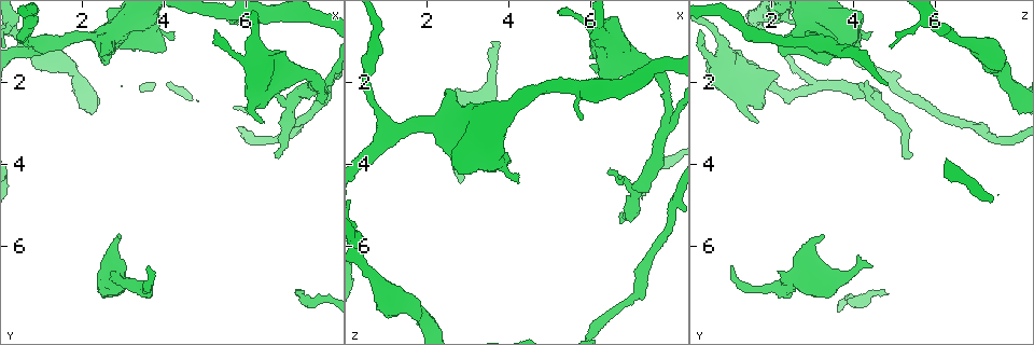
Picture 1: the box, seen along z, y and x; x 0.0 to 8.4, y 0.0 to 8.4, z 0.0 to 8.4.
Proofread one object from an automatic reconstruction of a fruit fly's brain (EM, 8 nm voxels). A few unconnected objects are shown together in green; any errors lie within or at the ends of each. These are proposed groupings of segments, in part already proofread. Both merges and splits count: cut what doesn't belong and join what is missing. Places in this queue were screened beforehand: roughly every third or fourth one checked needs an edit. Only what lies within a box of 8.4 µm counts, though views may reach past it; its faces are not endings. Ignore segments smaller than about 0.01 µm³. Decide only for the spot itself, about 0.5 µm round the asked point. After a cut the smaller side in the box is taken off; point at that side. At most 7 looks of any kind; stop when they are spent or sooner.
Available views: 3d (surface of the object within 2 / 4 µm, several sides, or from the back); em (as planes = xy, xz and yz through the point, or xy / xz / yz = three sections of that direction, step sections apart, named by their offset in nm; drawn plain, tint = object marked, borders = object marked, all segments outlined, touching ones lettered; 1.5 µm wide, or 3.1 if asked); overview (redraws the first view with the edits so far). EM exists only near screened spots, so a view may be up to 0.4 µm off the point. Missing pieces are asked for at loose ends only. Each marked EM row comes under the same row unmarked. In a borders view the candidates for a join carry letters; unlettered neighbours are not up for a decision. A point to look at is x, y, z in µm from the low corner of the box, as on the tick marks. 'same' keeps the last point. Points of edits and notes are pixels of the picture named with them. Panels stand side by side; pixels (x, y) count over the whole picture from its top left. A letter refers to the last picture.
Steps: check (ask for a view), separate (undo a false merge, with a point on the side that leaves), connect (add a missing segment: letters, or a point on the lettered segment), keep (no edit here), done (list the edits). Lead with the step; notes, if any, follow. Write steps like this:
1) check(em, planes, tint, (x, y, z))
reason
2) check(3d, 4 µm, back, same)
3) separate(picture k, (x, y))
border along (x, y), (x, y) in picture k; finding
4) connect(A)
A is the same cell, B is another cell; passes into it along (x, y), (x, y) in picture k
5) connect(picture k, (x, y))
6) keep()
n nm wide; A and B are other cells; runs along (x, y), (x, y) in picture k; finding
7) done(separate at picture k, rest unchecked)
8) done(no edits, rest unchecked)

check(em, yz, step 4, borders, (6.75, 3.75, 5.50))
an open end

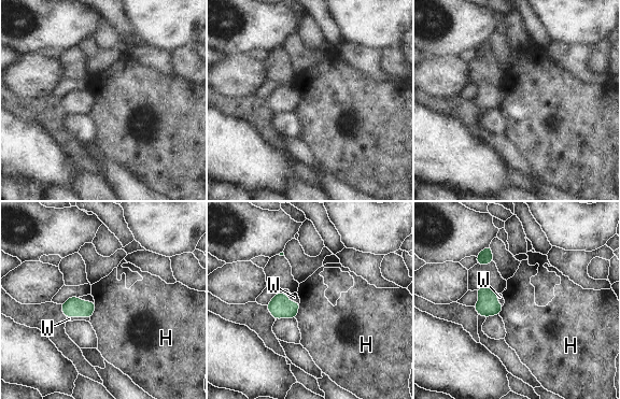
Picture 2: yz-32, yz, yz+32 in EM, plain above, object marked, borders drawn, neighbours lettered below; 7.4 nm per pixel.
check(em, planes, borders, same)

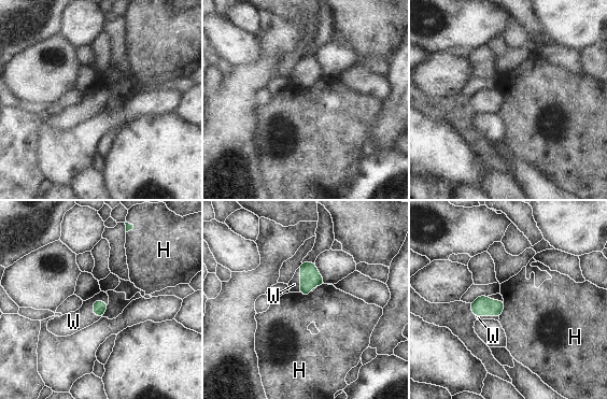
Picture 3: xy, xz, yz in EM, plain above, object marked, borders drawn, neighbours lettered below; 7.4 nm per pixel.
connect(W)
W is the same cell, H is another cell; passes into it along (99, 307), (94, 311), (73, 322) in picture 3; the cell continues

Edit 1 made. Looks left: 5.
check(em, planes, borders, (7.85, 2.20, 2.85))
side arm on a straight run

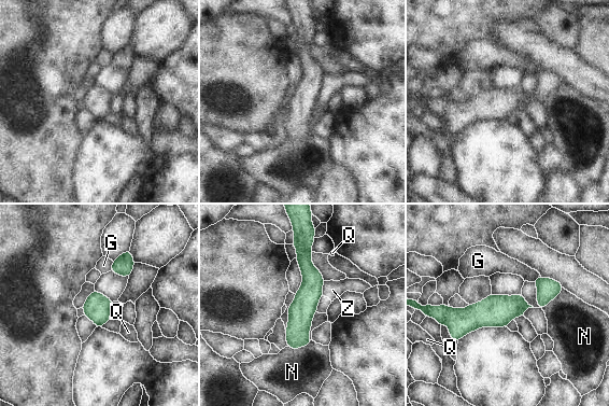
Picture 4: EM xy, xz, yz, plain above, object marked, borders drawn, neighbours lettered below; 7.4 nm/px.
keep()
G, N, Q and Z are other cells; border along (324, 280), (322, 295) in picture 4; continuous, no second cell

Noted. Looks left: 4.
check(em, xz, step 8, borders, (7.20, 7.20, 4.80))
thin end

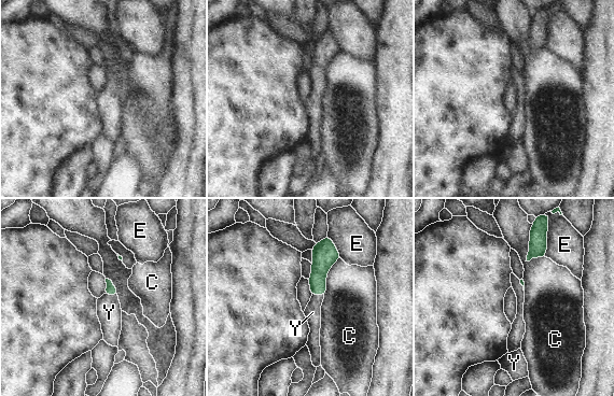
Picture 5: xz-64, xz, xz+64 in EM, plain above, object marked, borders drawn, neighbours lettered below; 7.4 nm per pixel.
connect(Y)
Y is the same cell, C and E are other cells; passes into it along (111, 290), (110, 294), (109, 312) in picture 5; it goes on there

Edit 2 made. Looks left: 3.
done(connect at picture 3, connect at picture 5, rest unchecked)

